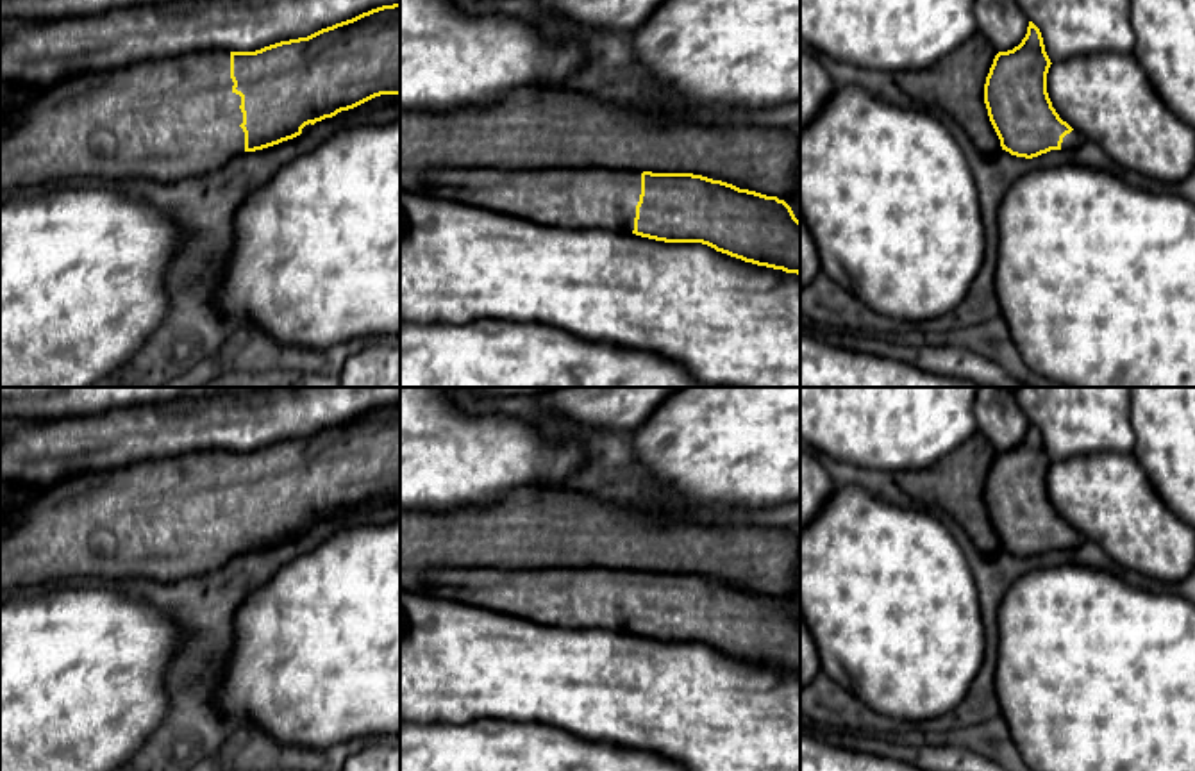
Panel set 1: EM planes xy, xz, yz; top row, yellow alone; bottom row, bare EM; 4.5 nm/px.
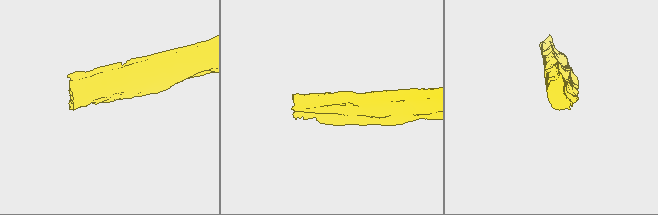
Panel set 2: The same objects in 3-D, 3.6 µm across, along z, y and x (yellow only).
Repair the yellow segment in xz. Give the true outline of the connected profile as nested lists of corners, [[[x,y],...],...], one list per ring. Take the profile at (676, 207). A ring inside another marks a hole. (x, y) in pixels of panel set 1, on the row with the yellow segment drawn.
[[[606,168],[422,173],[432,198],[543,227],[702,243],[745,262],[800,275],[800,221],[791,207],[702,175]]]

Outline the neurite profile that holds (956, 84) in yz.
[[[975,32],[938,64],[898,71],[895,82],[916,107],[947,112],[977,150],[993,153],[1002,146],[984,104],[984,84],[995,55],[990,39]]]

